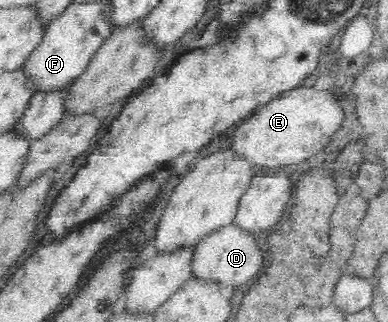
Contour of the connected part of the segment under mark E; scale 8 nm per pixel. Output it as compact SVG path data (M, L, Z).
M301 89L301 95L293 93L293 90L283 92L279 97L268 101L266 104L255 108L252 114L240 124L235 126L233 139L231 139L231 151L248 161L257 173L272 173L282 170L284 166L295 165L307 162L312 155L315 155L328 144L330 137L337 131L339 123L343 121L343 113L339 109L339 103L333 99L330 91L317 91L317 93L305 93Z

